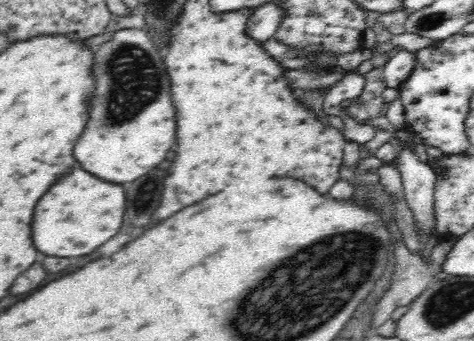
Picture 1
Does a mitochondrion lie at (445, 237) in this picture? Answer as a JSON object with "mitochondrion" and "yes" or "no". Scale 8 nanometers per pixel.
{"mitochondrion":"no"}

